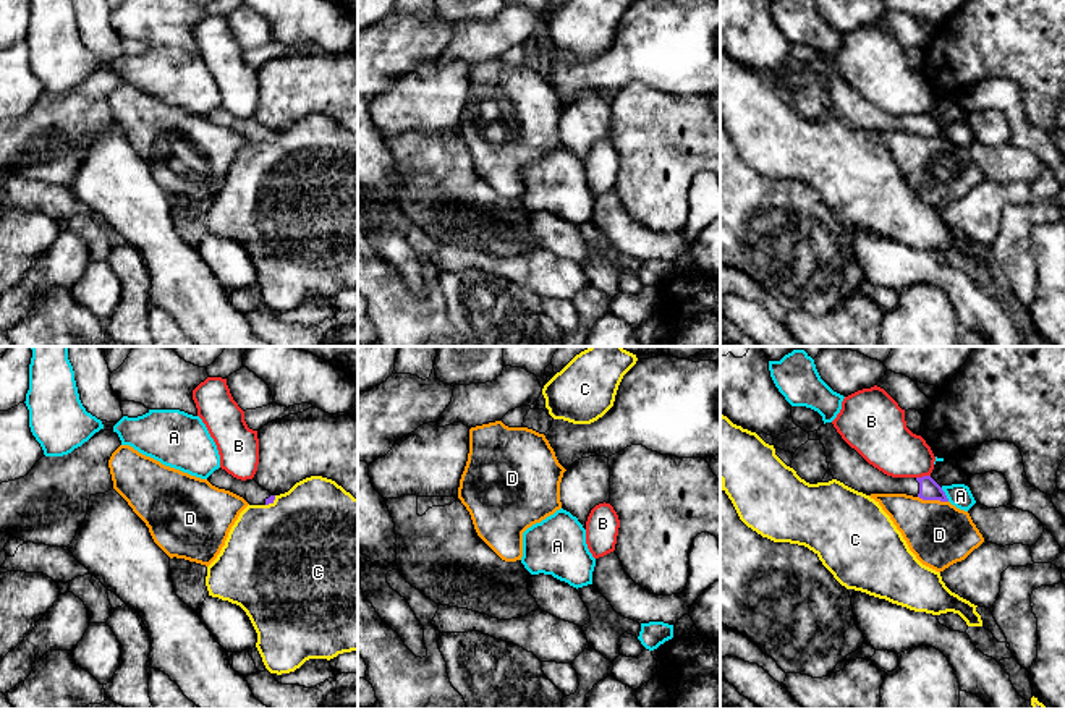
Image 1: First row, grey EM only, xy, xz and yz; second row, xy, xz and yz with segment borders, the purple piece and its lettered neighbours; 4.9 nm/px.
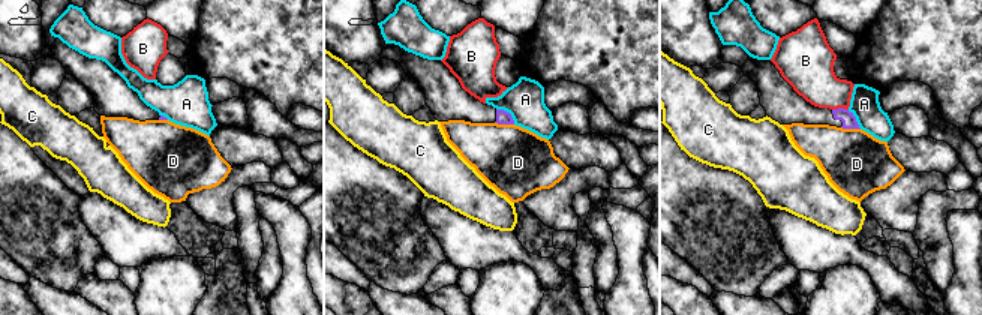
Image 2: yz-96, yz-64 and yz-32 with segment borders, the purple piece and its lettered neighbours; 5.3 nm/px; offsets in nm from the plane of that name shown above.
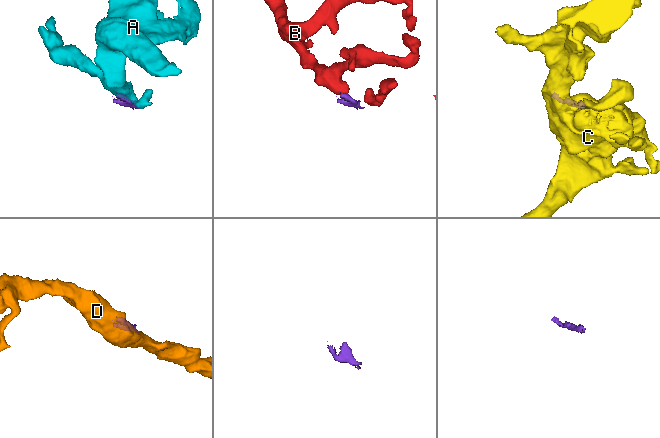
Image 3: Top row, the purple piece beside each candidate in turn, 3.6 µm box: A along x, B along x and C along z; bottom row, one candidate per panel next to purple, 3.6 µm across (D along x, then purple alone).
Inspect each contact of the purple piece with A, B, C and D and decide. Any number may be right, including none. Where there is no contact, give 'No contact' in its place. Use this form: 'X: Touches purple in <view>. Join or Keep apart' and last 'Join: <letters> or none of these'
A: Touches purple in yz. Keep apart
B: Touches purple in yz. Keep apart
C: Touches purple in xy. Keep apart
D: Touches purple in yz. Keep apart
Join: none of these

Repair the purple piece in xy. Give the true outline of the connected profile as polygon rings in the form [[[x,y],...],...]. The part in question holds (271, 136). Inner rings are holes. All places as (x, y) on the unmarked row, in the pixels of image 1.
[[[222,105],[215,107],[207,118],[219,126],[243,134],[249,142],[269,142],[275,138],[275,133],[261,125],[254,117],[236,117]]]

